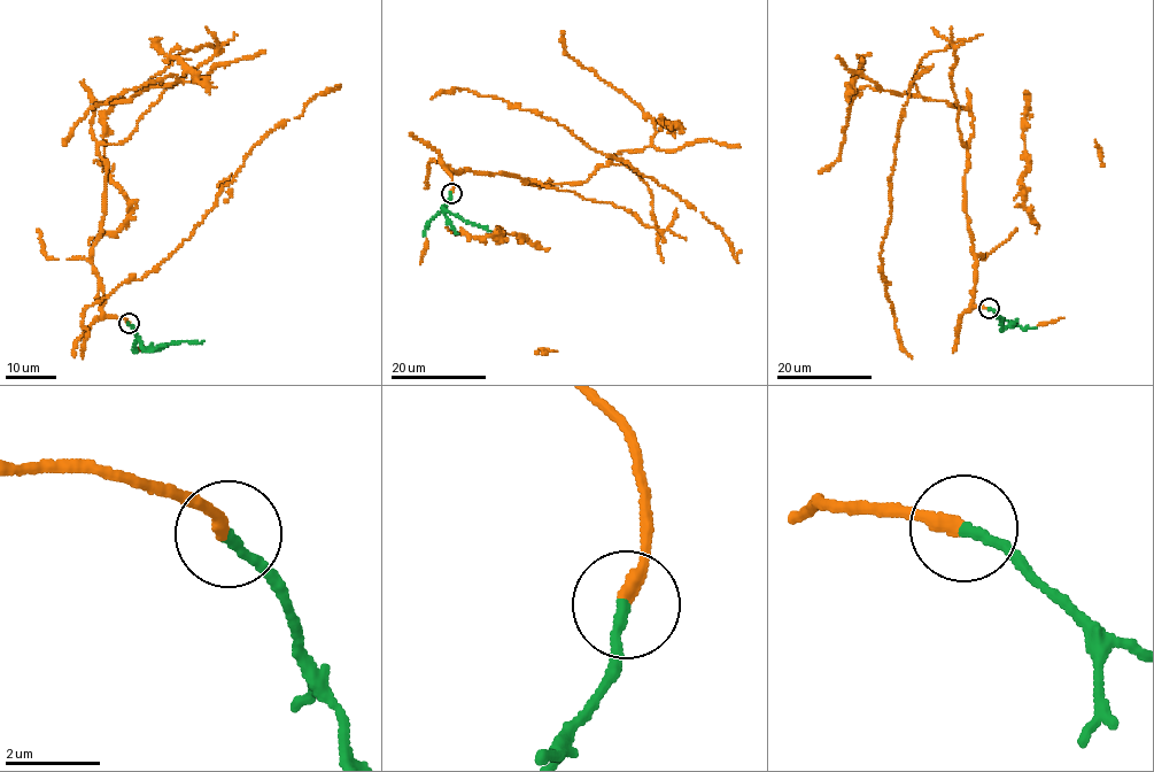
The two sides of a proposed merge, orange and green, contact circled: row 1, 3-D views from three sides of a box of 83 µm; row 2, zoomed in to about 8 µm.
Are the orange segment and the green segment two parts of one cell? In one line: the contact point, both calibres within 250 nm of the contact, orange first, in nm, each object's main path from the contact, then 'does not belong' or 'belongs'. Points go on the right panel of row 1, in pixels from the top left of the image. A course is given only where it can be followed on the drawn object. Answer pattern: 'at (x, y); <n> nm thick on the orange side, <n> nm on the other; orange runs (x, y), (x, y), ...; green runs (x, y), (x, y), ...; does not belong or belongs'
at (989, 308); 280 nm thick on the orange side, 220 nm on the other; orange runs (990, 308), (972, 308), (975, 259), (965, 190), (969, 110), (858, 89), (839, 157), (818, 174); green runs (990, 308), (1000, 317), (1000, 331), (998, 314); belongs

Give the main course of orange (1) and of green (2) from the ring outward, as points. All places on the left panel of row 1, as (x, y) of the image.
1: (129, 323), (101, 309), (91, 263), (105, 190), (93, 110), (180, 82), (125, 90), (64, 145)
2: (129, 323), (146, 350), (172, 342), (203, 340)

